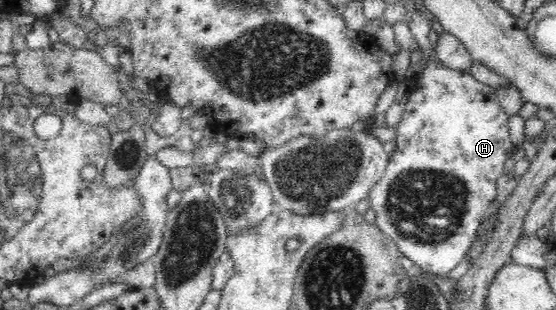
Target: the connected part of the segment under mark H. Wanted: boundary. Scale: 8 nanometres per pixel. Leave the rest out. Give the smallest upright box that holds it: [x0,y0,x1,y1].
[367,61,512,275]

